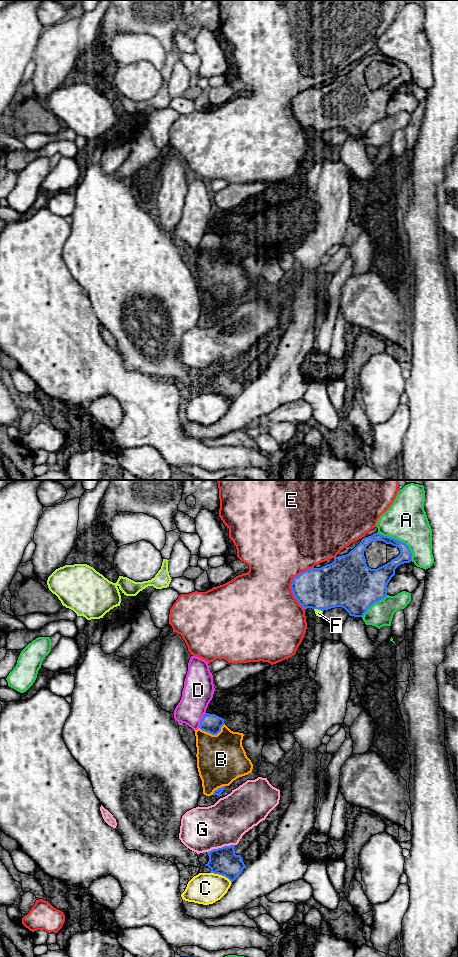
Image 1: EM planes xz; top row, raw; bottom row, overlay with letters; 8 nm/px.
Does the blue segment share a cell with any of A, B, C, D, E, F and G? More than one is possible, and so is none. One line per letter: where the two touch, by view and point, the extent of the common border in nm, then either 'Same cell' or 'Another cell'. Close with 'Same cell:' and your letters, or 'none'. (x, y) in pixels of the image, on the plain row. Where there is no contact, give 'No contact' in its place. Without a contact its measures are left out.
A: Touches blue at xz (398, 60). Shared border 360 nm. Another cell
B: Touches blue at xz (213, 254). Shared border 220 nm. Another cell
C: Touches blue at xz (221, 394). Shared border 200 nm. Another cell
D: Touches blue at xz (201, 240). Shared border 140 nm. Another cell
E: Touches blue at xz (291, 104). Shared border 360 nm. Another cell
F: Touches blue at xz (318, 129). Shared border 80 nm. Another cell
G: Touches blue at xz (220, 368). Shared border 240 nm. Another cell
Same cell: none

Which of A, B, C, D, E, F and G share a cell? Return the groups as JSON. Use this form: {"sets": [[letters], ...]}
{"sets": [["A"], ["B", "C"], ["D"], ["E"], ["F"], ["G"]]}

